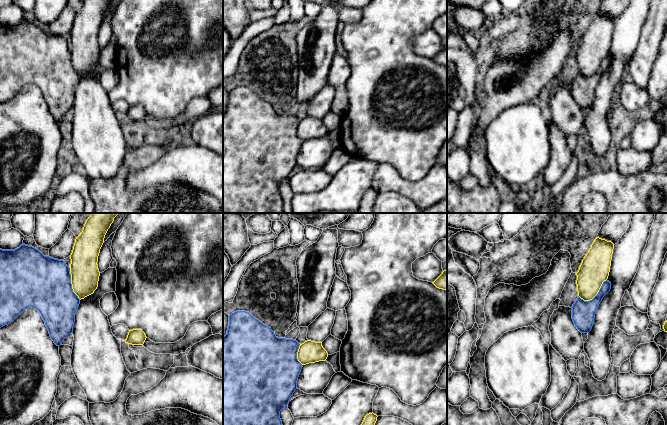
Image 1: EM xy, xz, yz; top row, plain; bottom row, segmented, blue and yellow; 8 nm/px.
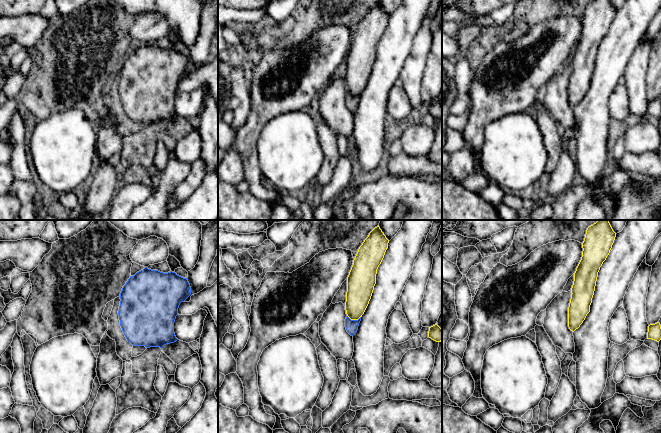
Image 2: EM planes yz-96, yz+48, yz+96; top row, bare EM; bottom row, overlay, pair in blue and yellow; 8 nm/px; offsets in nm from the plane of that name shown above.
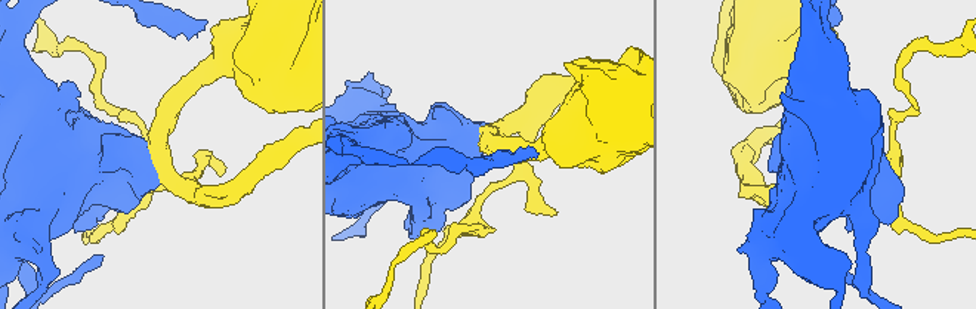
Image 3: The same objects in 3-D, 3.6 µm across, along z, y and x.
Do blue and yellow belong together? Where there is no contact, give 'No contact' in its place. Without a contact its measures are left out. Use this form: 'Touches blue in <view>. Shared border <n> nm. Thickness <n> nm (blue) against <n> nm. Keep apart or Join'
Touches blue in yz. Shared border 280 nm. Thickness 190 nm (blue) against 240 nm. Join

